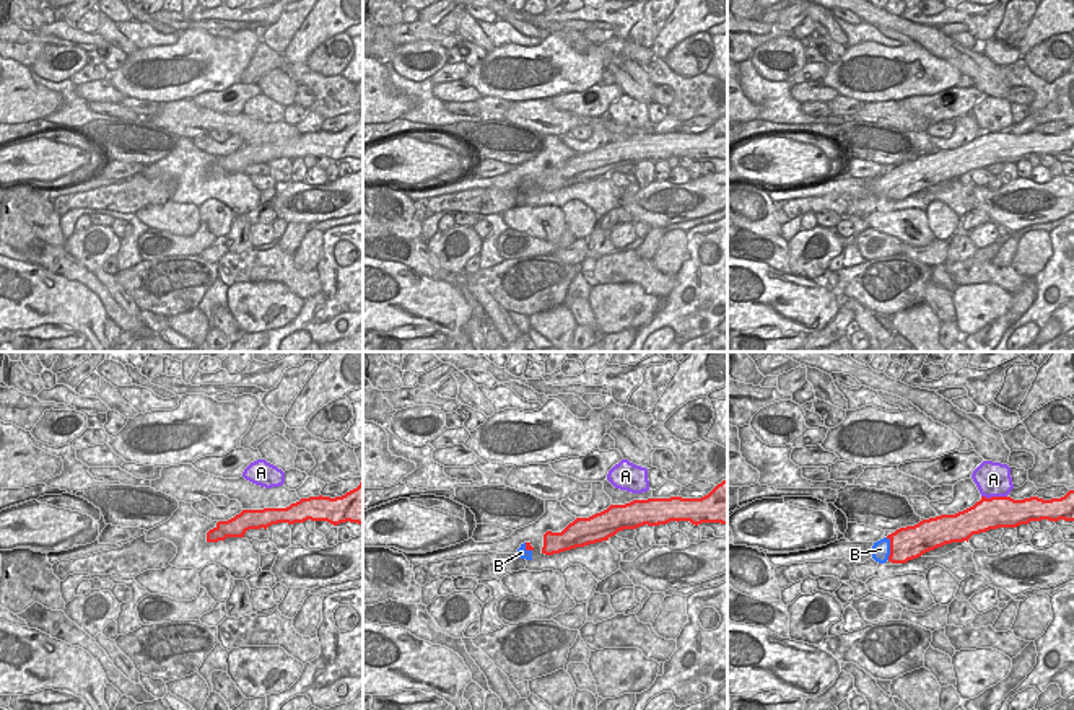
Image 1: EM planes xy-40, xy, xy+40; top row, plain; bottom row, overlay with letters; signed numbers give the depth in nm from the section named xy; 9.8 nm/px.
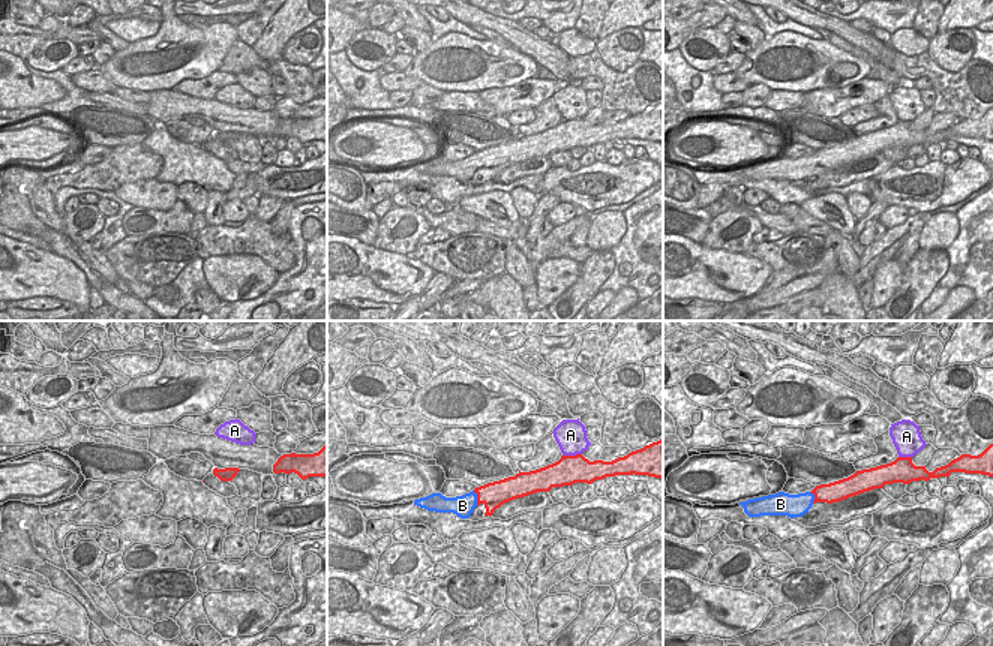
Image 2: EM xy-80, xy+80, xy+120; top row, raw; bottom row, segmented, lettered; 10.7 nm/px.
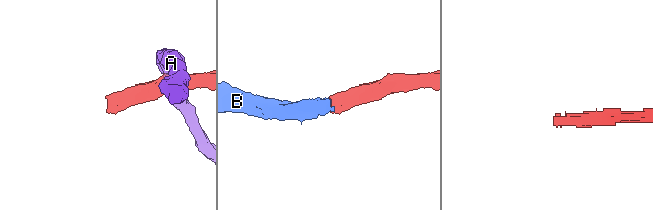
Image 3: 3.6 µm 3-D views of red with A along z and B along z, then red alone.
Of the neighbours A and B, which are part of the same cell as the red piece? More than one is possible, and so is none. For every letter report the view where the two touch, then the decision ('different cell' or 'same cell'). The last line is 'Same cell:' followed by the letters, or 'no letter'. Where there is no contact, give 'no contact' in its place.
A: xy+40 | different cell
B: xy+40 | same cell
Same cell: B

